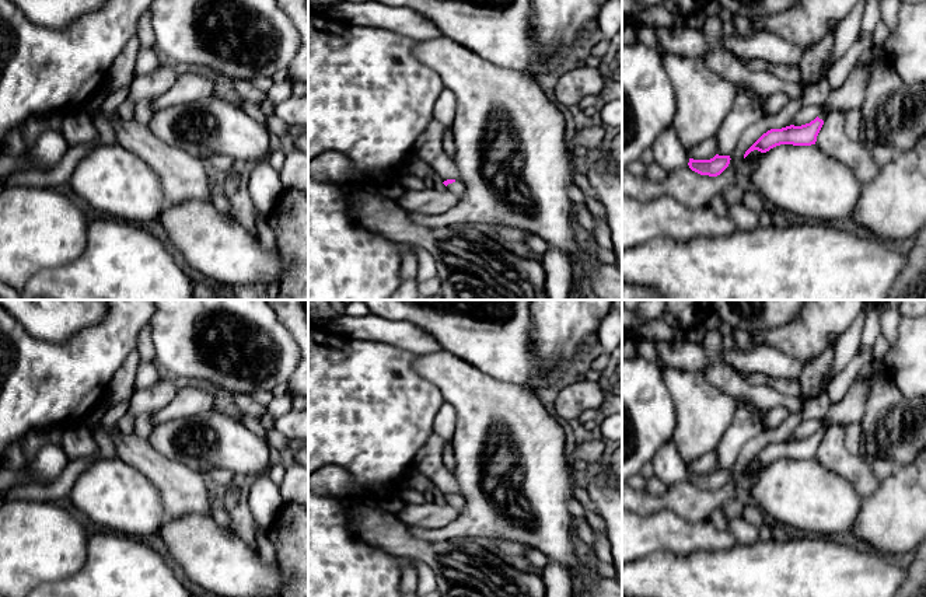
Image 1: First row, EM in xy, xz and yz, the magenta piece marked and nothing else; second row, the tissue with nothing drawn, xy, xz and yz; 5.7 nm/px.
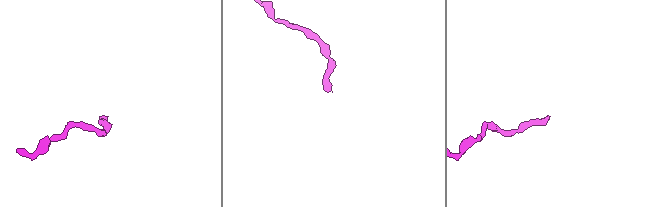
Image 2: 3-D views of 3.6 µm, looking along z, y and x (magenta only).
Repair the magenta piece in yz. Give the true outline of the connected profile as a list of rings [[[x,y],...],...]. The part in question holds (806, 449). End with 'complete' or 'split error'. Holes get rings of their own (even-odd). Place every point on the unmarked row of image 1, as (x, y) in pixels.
[[[818,430],[810,437],[801,440],[786,440],[782,443],[770,443],[763,447],[744,468],[744,472],[754,464],[766,467],[780,458],[811,460],[815,458],[817,450],[824,439]]]; complete

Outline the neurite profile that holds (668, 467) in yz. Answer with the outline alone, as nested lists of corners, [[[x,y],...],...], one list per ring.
[[[674,440],[664,443],[651,460],[654,475],[668,488],[686,481],[689,469],[681,458],[679,448]]]

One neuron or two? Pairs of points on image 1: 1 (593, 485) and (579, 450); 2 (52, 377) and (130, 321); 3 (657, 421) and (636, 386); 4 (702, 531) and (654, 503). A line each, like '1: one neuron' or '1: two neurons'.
1: one neuron
2: one neuron
3: one neuron
4: two neurons

